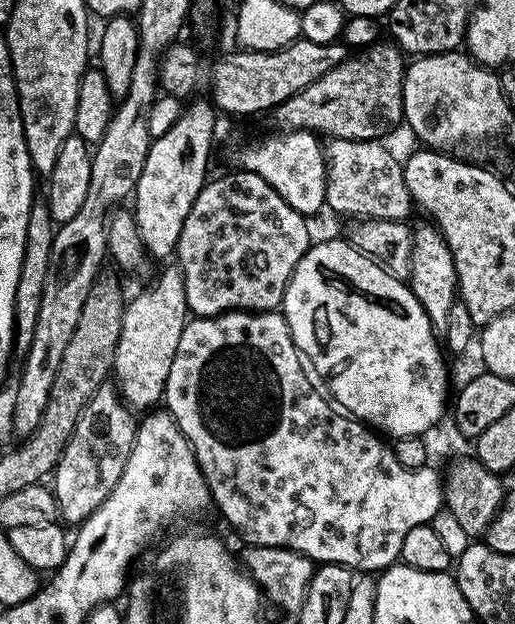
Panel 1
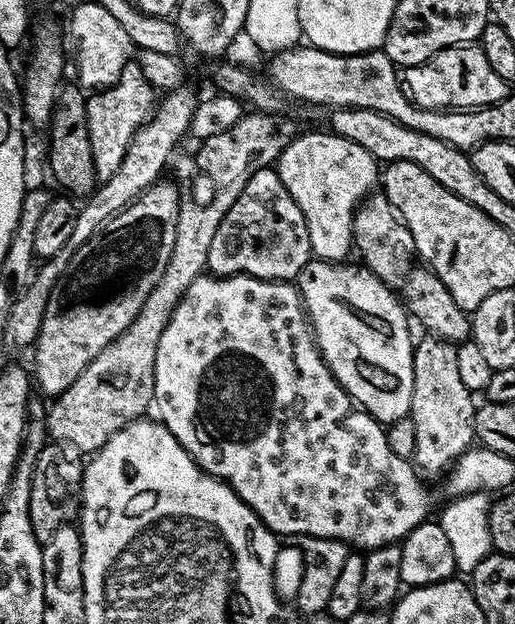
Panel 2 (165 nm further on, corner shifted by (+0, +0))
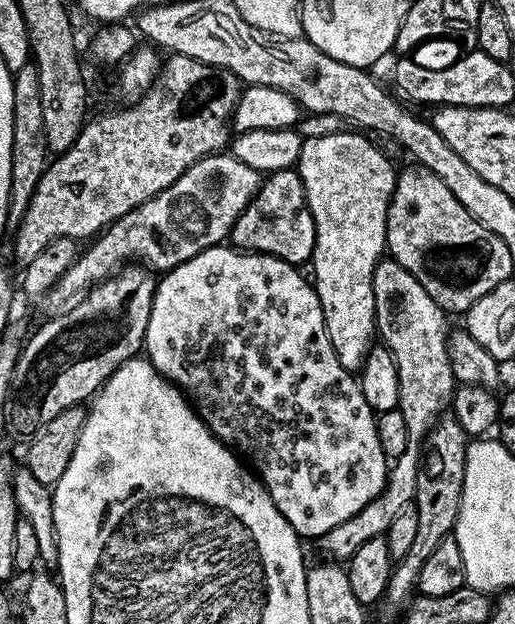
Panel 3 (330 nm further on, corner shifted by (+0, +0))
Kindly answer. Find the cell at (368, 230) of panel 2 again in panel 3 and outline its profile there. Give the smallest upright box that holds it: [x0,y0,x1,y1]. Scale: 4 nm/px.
[318,258,458,562]

